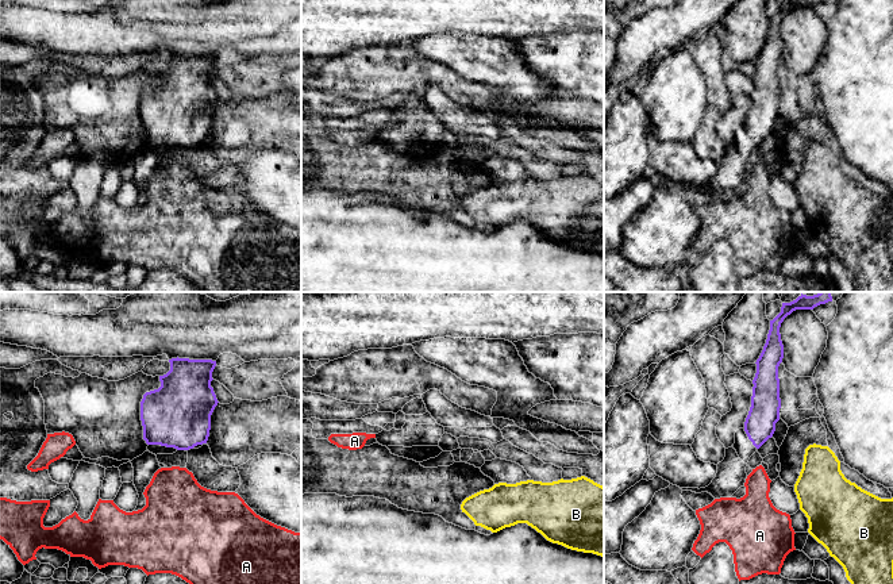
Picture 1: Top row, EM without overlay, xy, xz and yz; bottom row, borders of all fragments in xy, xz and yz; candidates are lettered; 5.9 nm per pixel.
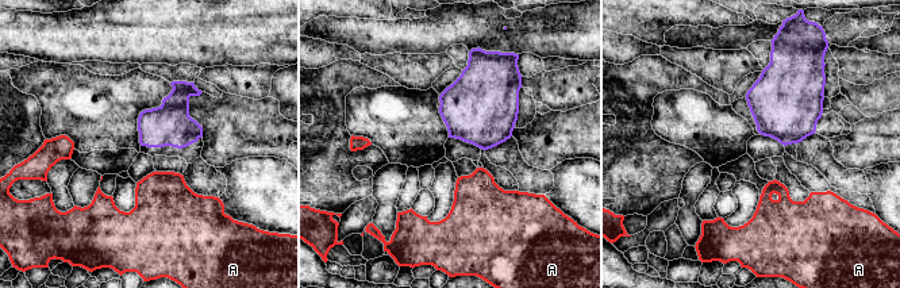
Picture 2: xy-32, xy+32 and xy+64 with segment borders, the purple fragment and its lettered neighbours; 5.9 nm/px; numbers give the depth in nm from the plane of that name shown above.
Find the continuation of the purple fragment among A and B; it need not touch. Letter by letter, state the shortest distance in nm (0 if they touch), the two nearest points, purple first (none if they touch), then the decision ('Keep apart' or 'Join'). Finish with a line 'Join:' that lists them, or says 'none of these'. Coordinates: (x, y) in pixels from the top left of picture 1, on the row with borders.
A: Distance 100 nm. Across: xy (177, 449), (177, 467). Keep apart
B: Distance 220 nm. Across: yz (773, 433), (805, 449). Keep apart
Join: none of these

